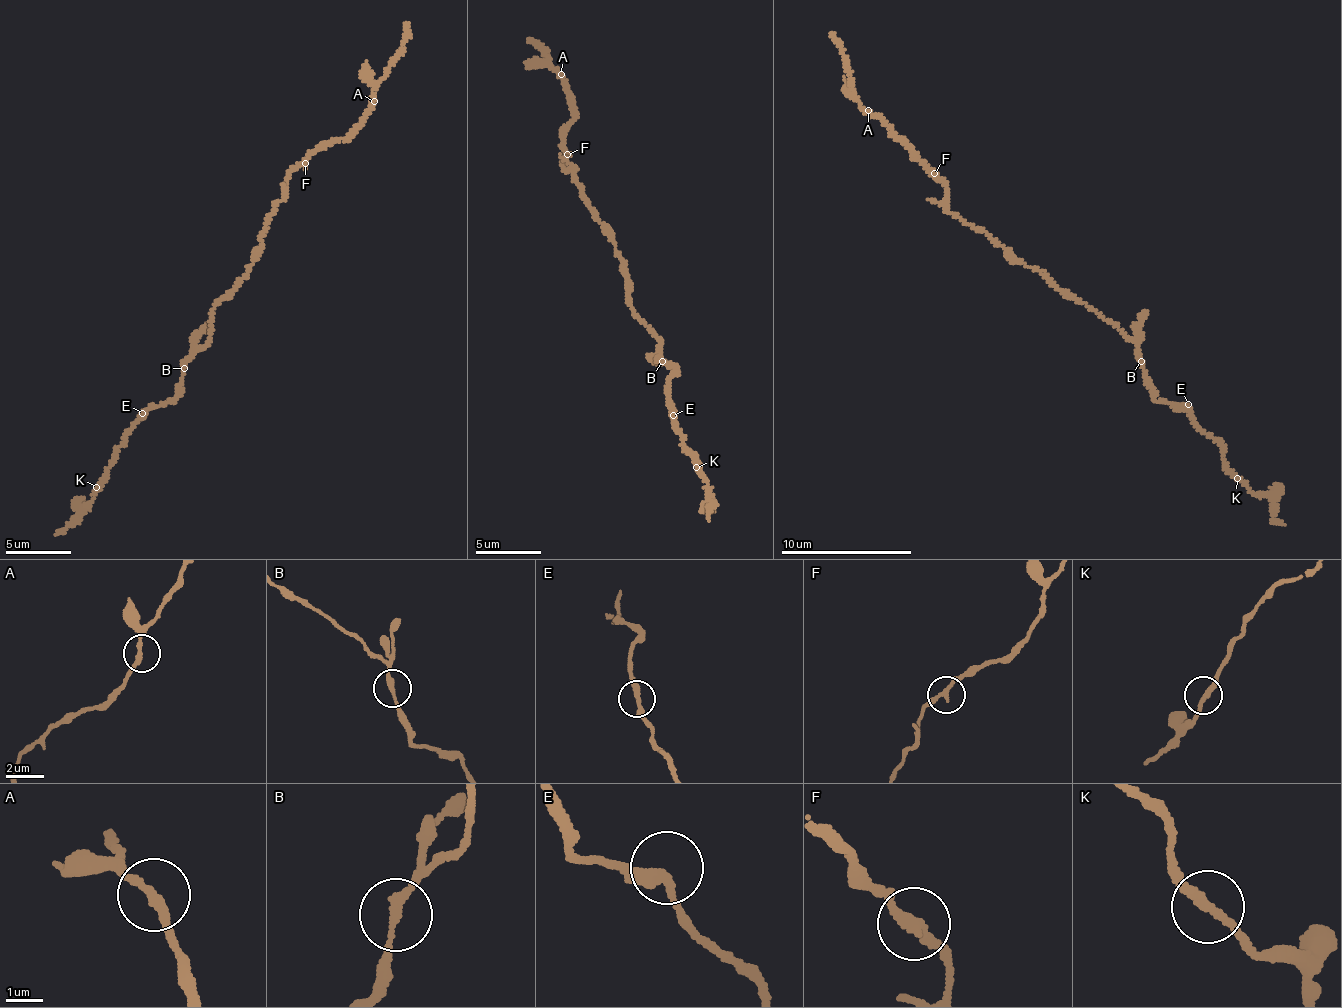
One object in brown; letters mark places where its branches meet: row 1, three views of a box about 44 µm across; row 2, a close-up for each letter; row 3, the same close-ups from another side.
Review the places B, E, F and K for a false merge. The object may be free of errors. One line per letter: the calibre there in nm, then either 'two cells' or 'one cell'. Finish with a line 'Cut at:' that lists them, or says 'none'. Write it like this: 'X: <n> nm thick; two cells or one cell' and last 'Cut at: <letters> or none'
B: 220 nm thick; one cell
E: 280 nm thick; one cell
F: 240 nm thick; one cell
K: 240 nm thick; one cell
Cut at: none

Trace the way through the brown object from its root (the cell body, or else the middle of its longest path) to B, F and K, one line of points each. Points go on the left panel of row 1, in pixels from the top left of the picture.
B: (238, 283), (235, 290), (221, 297), (211, 310), (212, 326), (204, 346), (184, 368)
F: (238, 283), (258, 259), (266, 232), (264, 223), (285, 197), (289, 174), (306, 162)
K: (238, 283), (211, 310), (210, 334), (186, 364), (177, 396), (141, 412), (96, 487)

